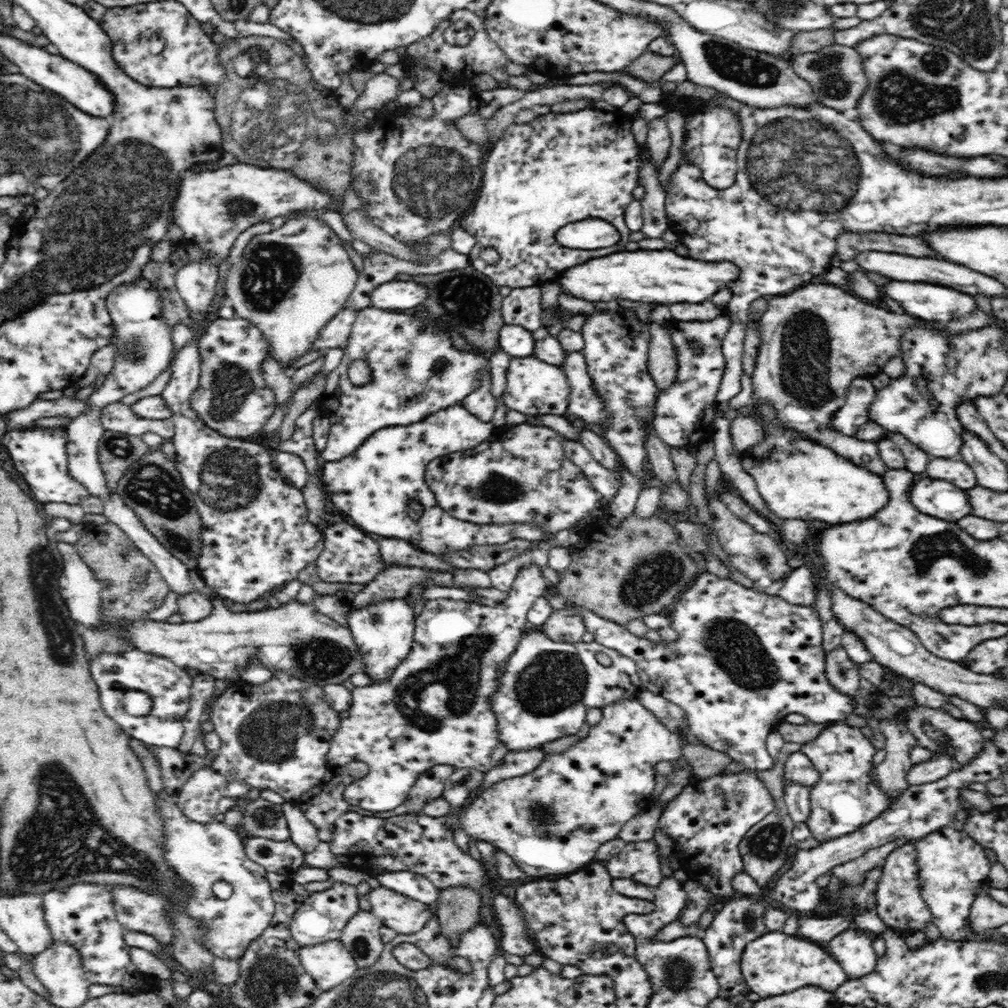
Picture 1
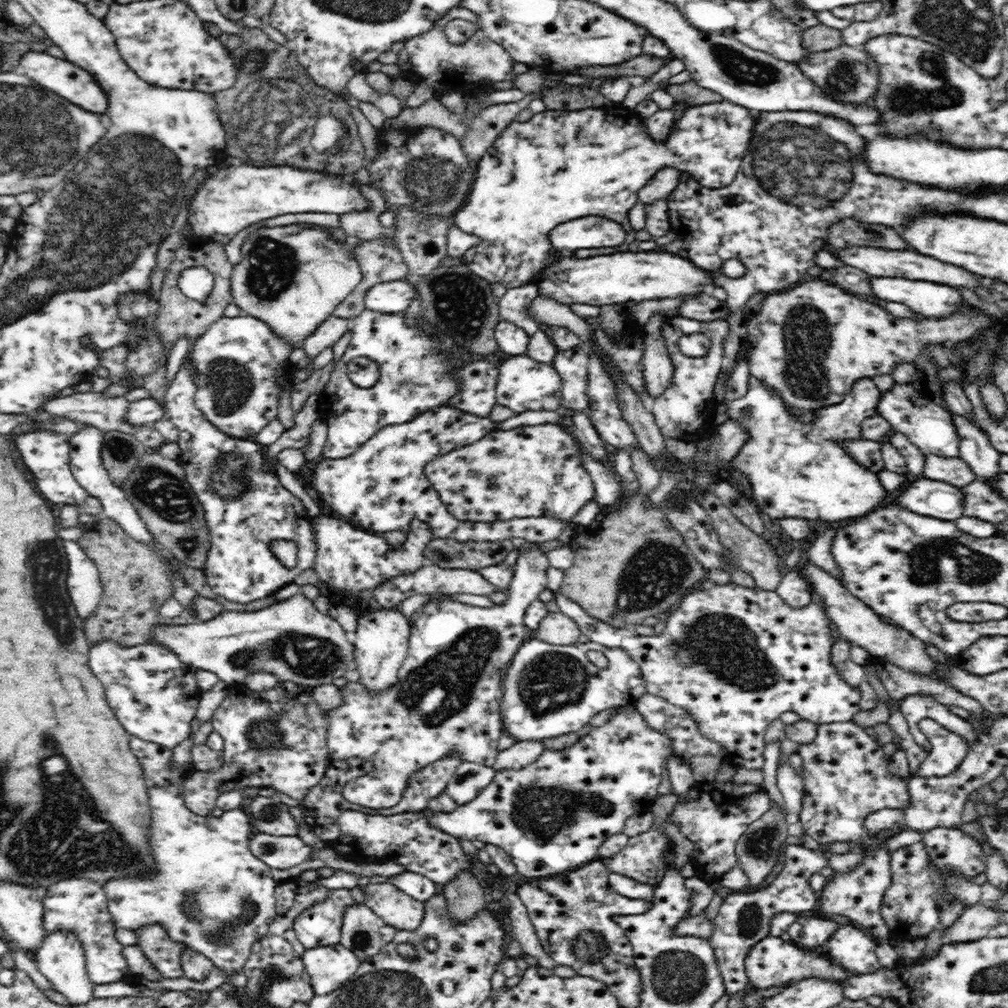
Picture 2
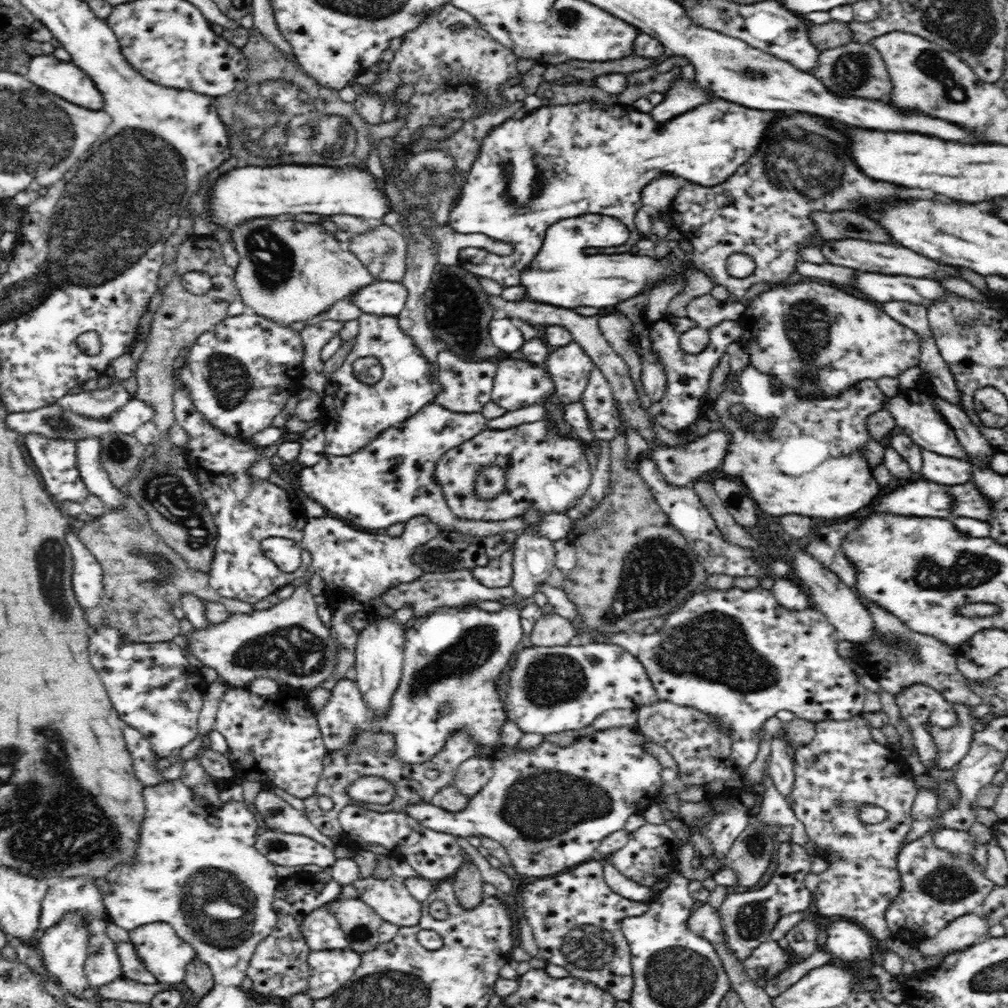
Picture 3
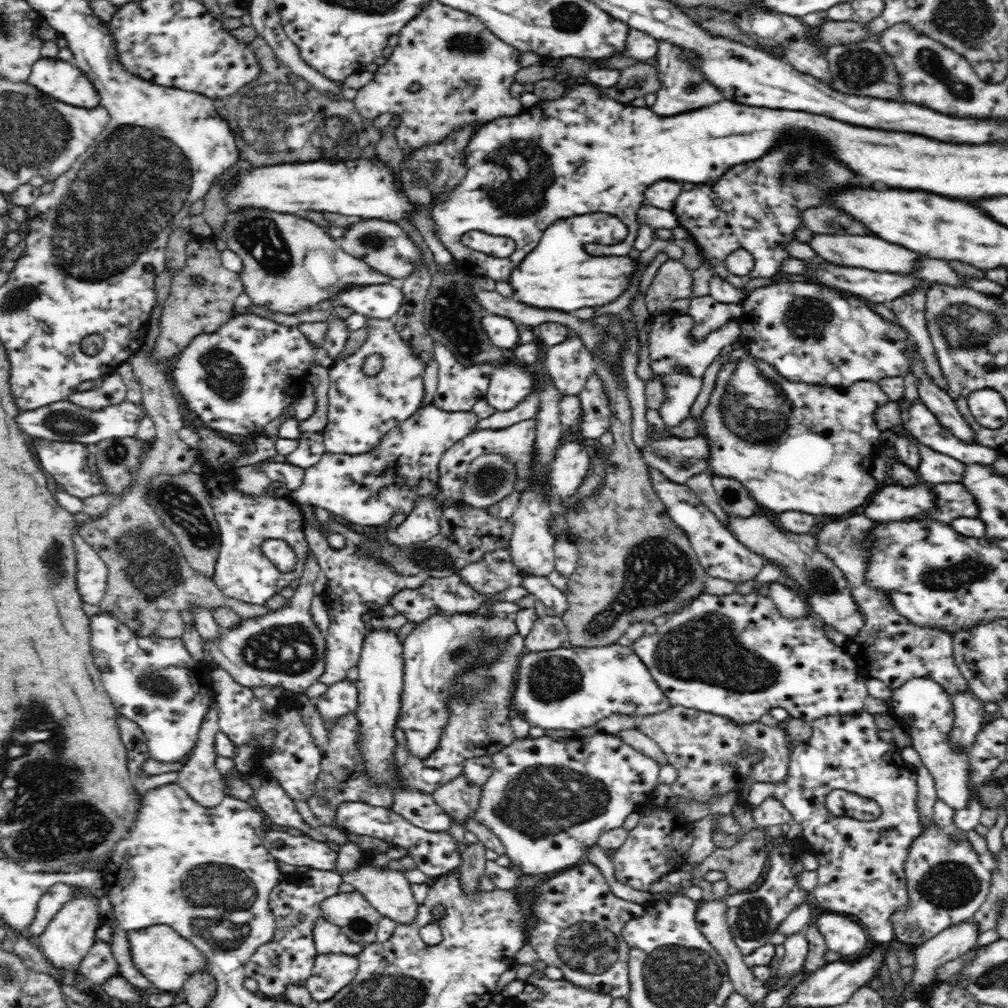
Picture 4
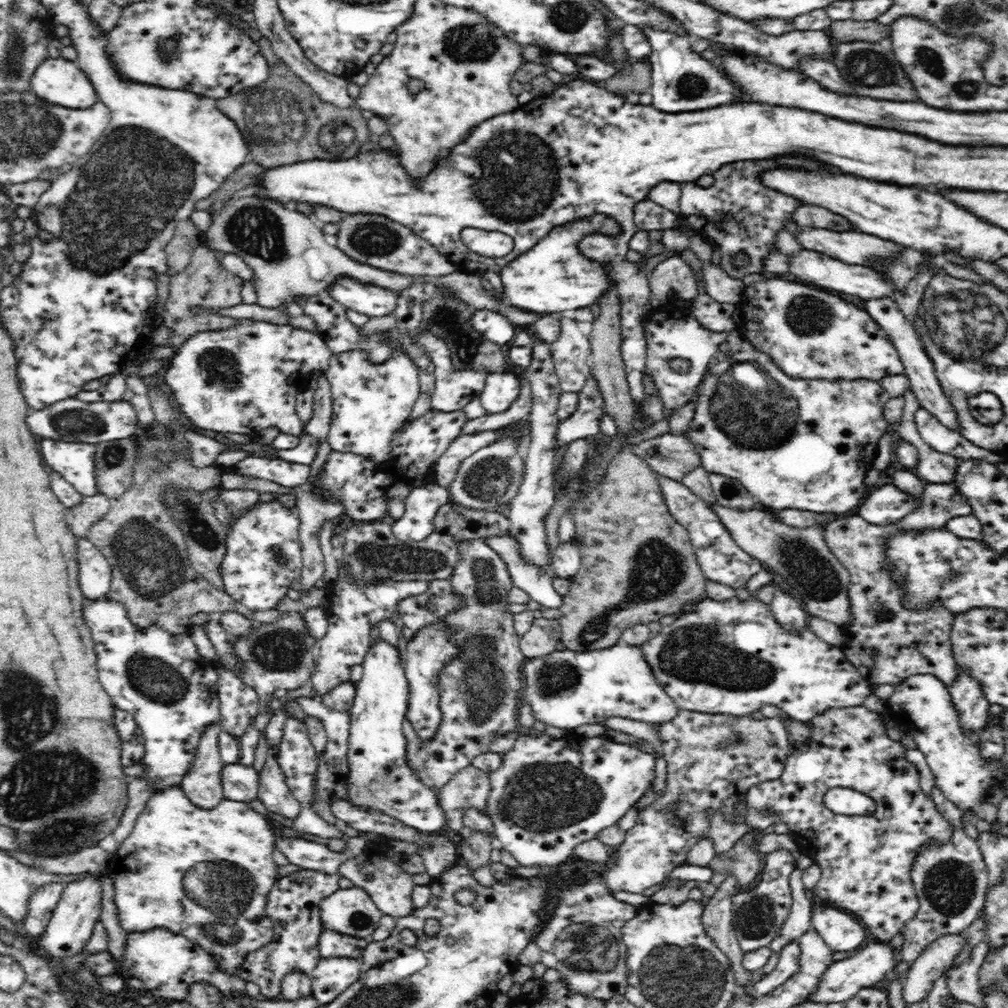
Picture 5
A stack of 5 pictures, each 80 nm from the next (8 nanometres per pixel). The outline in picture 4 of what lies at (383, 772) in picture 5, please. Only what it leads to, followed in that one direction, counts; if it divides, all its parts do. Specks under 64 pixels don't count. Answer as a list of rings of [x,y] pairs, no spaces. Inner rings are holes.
[[[373,628],[364,636],[363,648],[356,664],[358,679],[357,686],[359,707],[356,711],[361,724],[361,751],[365,759],[364,766],[367,774],[375,774],[373,782],[387,782],[396,786],[396,767],[392,763],[394,752],[394,736],[396,718],[400,712],[400,694],[404,686],[403,643],[398,639],[396,630]],[[605,731],[597,732],[591,736],[583,736],[580,737],[579,739],[570,739],[569,742],[558,742],[546,735],[537,739],[526,738],[522,740],[512,741],[510,744],[508,744],[508,746],[504,746],[504,748],[496,752],[496,754],[491,754],[490,758],[492,759],[492,768],[493,768],[492,776],[490,776],[490,778],[483,784],[482,790],[480,790],[480,802],[478,802],[478,808],[476,808],[476,810],[472,810],[472,812],[468,814],[468,818],[464,818],[464,822],[462,822],[462,824],[459,824],[459,822],[455,822],[455,820],[453,820],[449,814],[446,814],[446,812],[444,812],[444,809],[441,806],[438,806],[436,804],[433,795],[428,795],[420,791],[412,791],[412,789],[408,789],[407,791],[404,791],[404,789],[400,789],[400,787],[398,787],[395,790],[395,793],[393,794],[394,804],[391,806],[390,809],[400,814],[400,816],[403,816],[406,820],[409,820],[412,824],[420,828],[424,828],[424,830],[428,830],[430,832],[446,832],[449,830],[449,828],[452,825],[455,825],[456,823],[458,823],[458,825],[462,825],[462,827],[464,827],[464,830],[468,831],[467,828],[465,828],[465,826],[467,825],[467,822],[470,819],[474,819],[476,823],[480,823],[480,825],[484,825],[488,827],[488,829],[490,829],[490,831],[492,831],[492,833],[494,833],[494,835],[498,837],[500,843],[505,846],[505,852],[506,855],[508,856],[508,859],[510,859],[511,861],[511,867],[515,868],[520,874],[535,876],[536,874],[550,874],[550,872],[556,872],[556,870],[562,870],[562,868],[568,868],[568,866],[574,866],[574,864],[578,864],[578,860],[582,860],[582,854],[586,854],[586,850],[590,850],[590,848],[594,848],[594,845],[596,845],[598,843],[598,840],[600,840],[600,836],[602,836],[605,832],[614,830],[614,828],[622,827],[624,821],[628,818],[628,815],[631,815],[633,812],[639,812],[644,806],[652,802],[654,797],[653,796],[654,790],[656,790],[656,788],[660,785],[660,782],[658,781],[658,771],[661,768],[661,766],[656,760],[653,759],[653,757],[646,756],[646,754],[644,754],[643,752],[640,752],[639,750],[636,750],[633,746],[626,744],[626,742],[624,742],[620,738],[620,736],[617,735],[617,733],[610,733]]]

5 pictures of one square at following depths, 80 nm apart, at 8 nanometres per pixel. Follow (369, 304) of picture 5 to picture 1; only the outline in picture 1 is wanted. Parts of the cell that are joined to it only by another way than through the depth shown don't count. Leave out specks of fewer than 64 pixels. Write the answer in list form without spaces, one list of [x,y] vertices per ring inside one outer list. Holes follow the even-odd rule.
[[[394,279],[372,291],[371,306],[388,311],[406,310],[424,304],[428,293],[428,287],[421,282]]]

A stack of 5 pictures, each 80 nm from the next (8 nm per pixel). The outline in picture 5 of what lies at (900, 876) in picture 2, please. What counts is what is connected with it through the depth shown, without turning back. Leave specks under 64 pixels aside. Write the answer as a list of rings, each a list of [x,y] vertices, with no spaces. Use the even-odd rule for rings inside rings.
[[[936,786],[932,789],[931,798],[936,811],[952,825],[952,836],[946,843],[931,841],[919,846],[910,872],[920,904],[919,912],[900,928],[900,935],[903,936],[902,958],[910,964],[932,940],[940,938],[942,934],[956,934],[967,930],[984,909],[986,895],[991,889],[987,864],[983,860],[979,844],[966,835],[960,821],[963,810],[956,807],[952,801],[948,801]]]

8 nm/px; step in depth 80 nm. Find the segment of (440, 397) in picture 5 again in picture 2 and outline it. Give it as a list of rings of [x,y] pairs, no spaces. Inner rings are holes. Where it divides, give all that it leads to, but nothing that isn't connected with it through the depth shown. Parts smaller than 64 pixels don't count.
[[[488,361],[473,362],[460,370],[456,377],[462,381],[462,392],[450,400],[447,406],[458,408],[468,414],[486,418],[492,414],[496,401],[499,372]]]

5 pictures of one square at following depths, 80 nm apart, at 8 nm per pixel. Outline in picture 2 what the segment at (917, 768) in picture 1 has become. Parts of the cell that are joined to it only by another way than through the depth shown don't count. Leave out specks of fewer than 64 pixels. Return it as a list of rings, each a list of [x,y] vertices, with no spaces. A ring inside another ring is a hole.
[[[922,718],[918,722],[918,727],[930,741],[931,749],[912,776],[922,778],[948,776],[964,760],[969,751],[969,743],[960,735],[940,726],[932,718]]]

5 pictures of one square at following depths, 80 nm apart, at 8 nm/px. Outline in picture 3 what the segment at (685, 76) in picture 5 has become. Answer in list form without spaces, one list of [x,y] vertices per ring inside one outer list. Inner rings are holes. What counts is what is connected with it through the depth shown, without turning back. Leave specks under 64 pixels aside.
[[[676,79],[673,87],[665,92],[665,99],[656,105],[650,115],[656,124],[664,124],[683,112],[708,102],[706,91],[696,81]]]

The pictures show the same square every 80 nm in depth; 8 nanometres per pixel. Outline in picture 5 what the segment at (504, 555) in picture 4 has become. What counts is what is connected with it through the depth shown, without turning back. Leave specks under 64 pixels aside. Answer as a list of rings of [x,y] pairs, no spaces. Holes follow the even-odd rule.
[[[481,540],[466,541],[461,544],[461,561],[454,567],[451,581],[453,588],[455,588],[459,594],[465,596],[465,605],[459,611],[454,611],[448,616],[445,616],[443,620],[445,620],[445,623],[449,624],[451,628],[455,628],[455,633],[451,636],[451,639],[462,649],[462,653],[459,654],[459,657],[455,661],[452,661],[449,665],[444,667],[444,670],[439,674],[439,679],[437,680],[440,687],[439,707],[442,713],[441,723],[438,725],[435,737],[425,745],[422,745],[420,739],[418,739],[418,733],[414,731],[414,727],[412,727],[410,722],[408,720],[402,722],[402,735],[404,735],[404,739],[406,739],[406,761],[408,761],[408,767],[414,771],[414,775],[416,775],[424,785],[433,790],[444,786],[457,772],[460,772],[463,768],[470,765],[470,762],[472,762],[472,759],[475,759],[476,756],[488,753],[498,753],[502,755],[508,752],[516,742],[517,737],[520,736],[518,734],[524,734],[522,727],[518,728],[518,711],[520,705],[519,696],[522,694],[524,687],[524,677],[521,669],[524,662],[526,662],[526,658],[524,653],[522,653],[522,649],[520,649],[520,636],[517,634],[514,626],[513,614],[506,611],[506,606],[509,604],[506,596],[508,596],[508,590],[513,587],[513,580],[507,569],[507,564],[503,557],[485,542]]]

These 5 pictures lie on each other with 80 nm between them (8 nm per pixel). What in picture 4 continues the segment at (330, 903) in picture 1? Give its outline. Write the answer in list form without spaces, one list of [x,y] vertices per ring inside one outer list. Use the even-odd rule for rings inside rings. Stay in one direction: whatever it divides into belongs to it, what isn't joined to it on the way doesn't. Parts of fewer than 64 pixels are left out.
[[[324,915],[312,924],[312,941],[320,954],[344,953],[357,956],[362,952],[358,943],[352,942],[338,925],[328,922]]]

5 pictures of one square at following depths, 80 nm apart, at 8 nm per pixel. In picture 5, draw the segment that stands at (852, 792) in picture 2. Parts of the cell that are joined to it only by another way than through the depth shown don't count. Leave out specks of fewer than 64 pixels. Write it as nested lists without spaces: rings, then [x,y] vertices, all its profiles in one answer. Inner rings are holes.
[[[864,705],[850,708],[833,708],[832,710],[827,710],[826,712],[815,716],[808,722],[808,724],[811,728],[811,737],[803,747],[796,747],[792,750],[785,762],[783,773],[780,775],[778,782],[766,781],[748,789],[747,800],[744,805],[744,807],[747,807],[747,817],[745,818],[745,822],[747,822],[750,827],[754,826],[754,828],[761,829],[765,829],[771,824],[778,822],[786,823],[789,826],[788,833],[794,837],[796,843],[799,844],[800,852],[807,857],[810,857],[812,861],[814,861],[814,864],[820,868],[820,881],[812,890],[814,894],[816,894],[816,897],[818,897],[818,900],[824,901],[823,904],[827,907],[836,908],[853,917],[858,917],[862,925],[868,928],[869,933],[874,936],[876,941],[888,942],[896,936],[896,934],[900,933],[900,928],[904,927],[905,923],[908,923],[916,915],[916,912],[919,912],[919,900],[918,897],[916,897],[910,877],[910,872],[914,860],[916,859],[919,846],[929,844],[931,841],[946,843],[950,839],[950,836],[952,836],[952,825],[950,825],[950,823],[936,811],[932,798],[926,797],[924,791],[920,789],[920,773],[918,773],[918,769],[916,769],[914,763],[908,762],[908,759],[904,757],[904,754],[906,754],[906,747],[899,743],[899,741],[894,741],[886,735],[887,729],[882,723],[880,713],[866,709]],[[834,787],[849,788],[856,792],[868,795],[876,803],[877,809],[875,810],[875,814],[868,817],[834,814],[834,812],[828,810],[826,805],[824,805],[826,791]],[[766,808],[771,808],[771,813],[764,813],[766,812]]]

